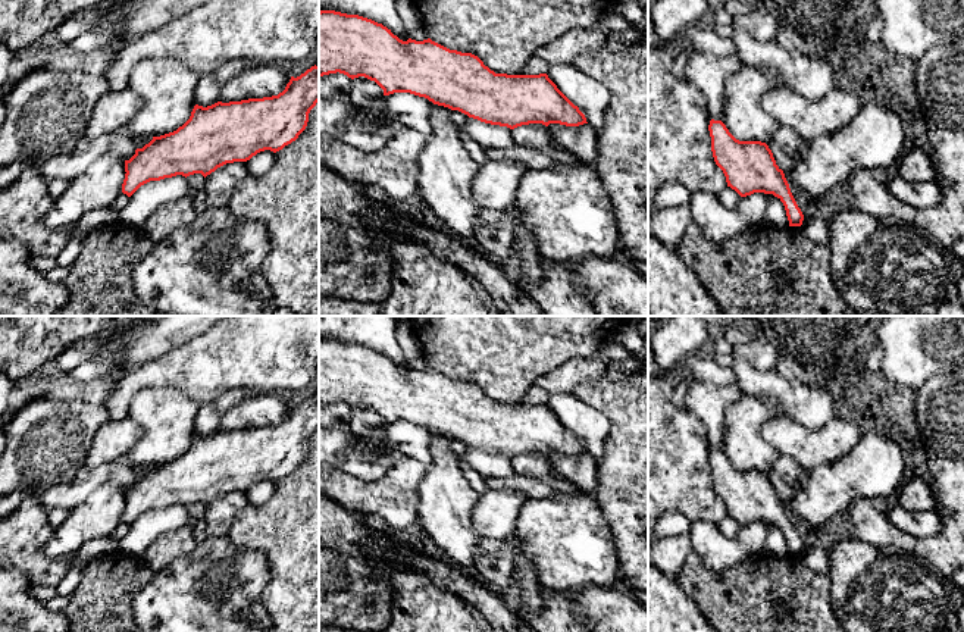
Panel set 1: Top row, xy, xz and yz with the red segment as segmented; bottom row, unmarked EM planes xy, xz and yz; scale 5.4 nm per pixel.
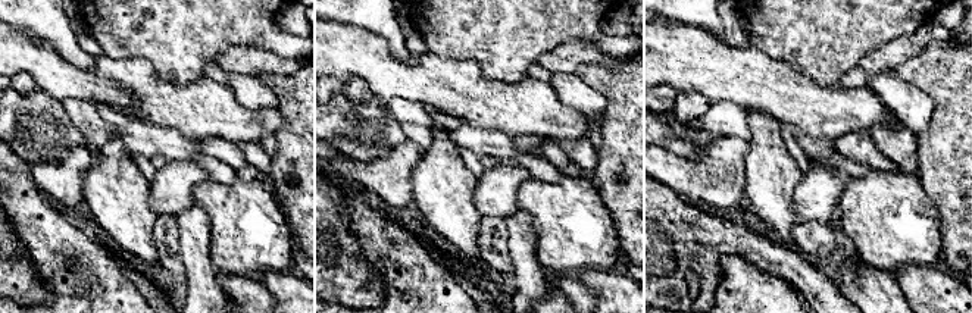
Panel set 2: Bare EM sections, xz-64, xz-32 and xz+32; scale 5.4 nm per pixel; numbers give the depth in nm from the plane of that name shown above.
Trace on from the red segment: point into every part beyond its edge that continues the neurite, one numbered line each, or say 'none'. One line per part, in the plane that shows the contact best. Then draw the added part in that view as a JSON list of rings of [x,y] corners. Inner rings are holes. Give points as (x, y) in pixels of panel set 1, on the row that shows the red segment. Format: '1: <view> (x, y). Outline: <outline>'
none

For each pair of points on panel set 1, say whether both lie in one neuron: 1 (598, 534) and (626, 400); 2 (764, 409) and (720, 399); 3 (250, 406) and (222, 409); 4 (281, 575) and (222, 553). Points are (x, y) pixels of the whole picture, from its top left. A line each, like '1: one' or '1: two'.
1: two
2: two
3: two
4: two

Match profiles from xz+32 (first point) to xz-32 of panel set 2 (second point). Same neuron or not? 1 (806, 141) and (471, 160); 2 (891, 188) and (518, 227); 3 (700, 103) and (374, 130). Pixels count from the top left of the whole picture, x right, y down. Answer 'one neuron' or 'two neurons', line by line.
1: two neurons
2: two neurons
3: two neurons

